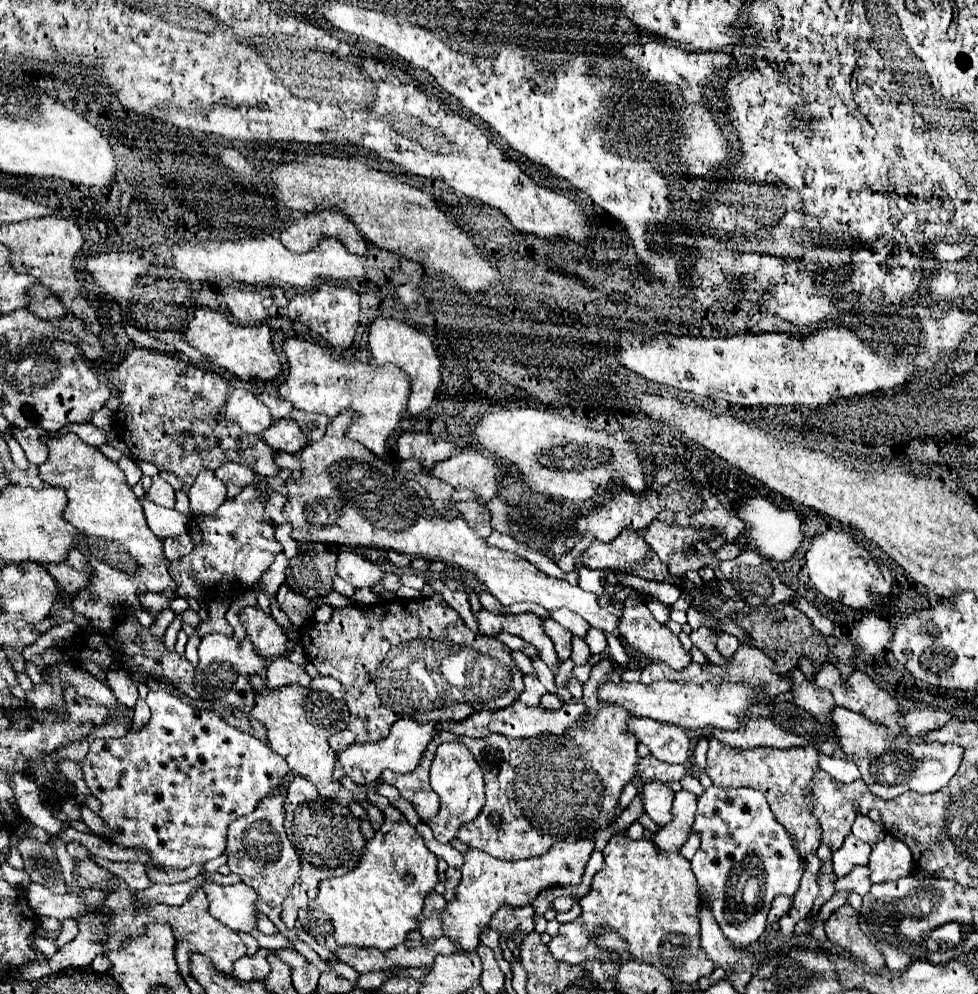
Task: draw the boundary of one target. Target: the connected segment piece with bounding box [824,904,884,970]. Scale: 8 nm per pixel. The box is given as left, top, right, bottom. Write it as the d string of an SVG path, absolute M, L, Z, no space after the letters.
M849 904L835 910L824 925L826 936L830 942L842 946L850 954L854 954L858 960L866 962L874 970L884 968L884 956L876 948L876 944L870 942L870 938L860 930L860 912Z

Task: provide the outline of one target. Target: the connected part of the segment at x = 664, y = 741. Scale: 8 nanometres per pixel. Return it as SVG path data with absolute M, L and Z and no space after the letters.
M632 718L628 724L638 742L650 748L650 754L668 764L686 764L692 748L684 728L674 724L660 724L652 718Z

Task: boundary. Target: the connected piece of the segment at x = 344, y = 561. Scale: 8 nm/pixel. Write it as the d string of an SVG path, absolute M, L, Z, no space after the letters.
M340 552L338 556L338 576L344 578L354 588L372 588L382 582L384 572L378 564L356 552Z

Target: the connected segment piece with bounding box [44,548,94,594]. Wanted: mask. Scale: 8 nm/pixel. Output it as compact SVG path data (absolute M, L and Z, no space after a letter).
M72 548L64 562L44 566L56 578L58 586L70 594L82 592L86 584L90 584L94 578L94 568L88 564L88 560L82 556L78 548Z

